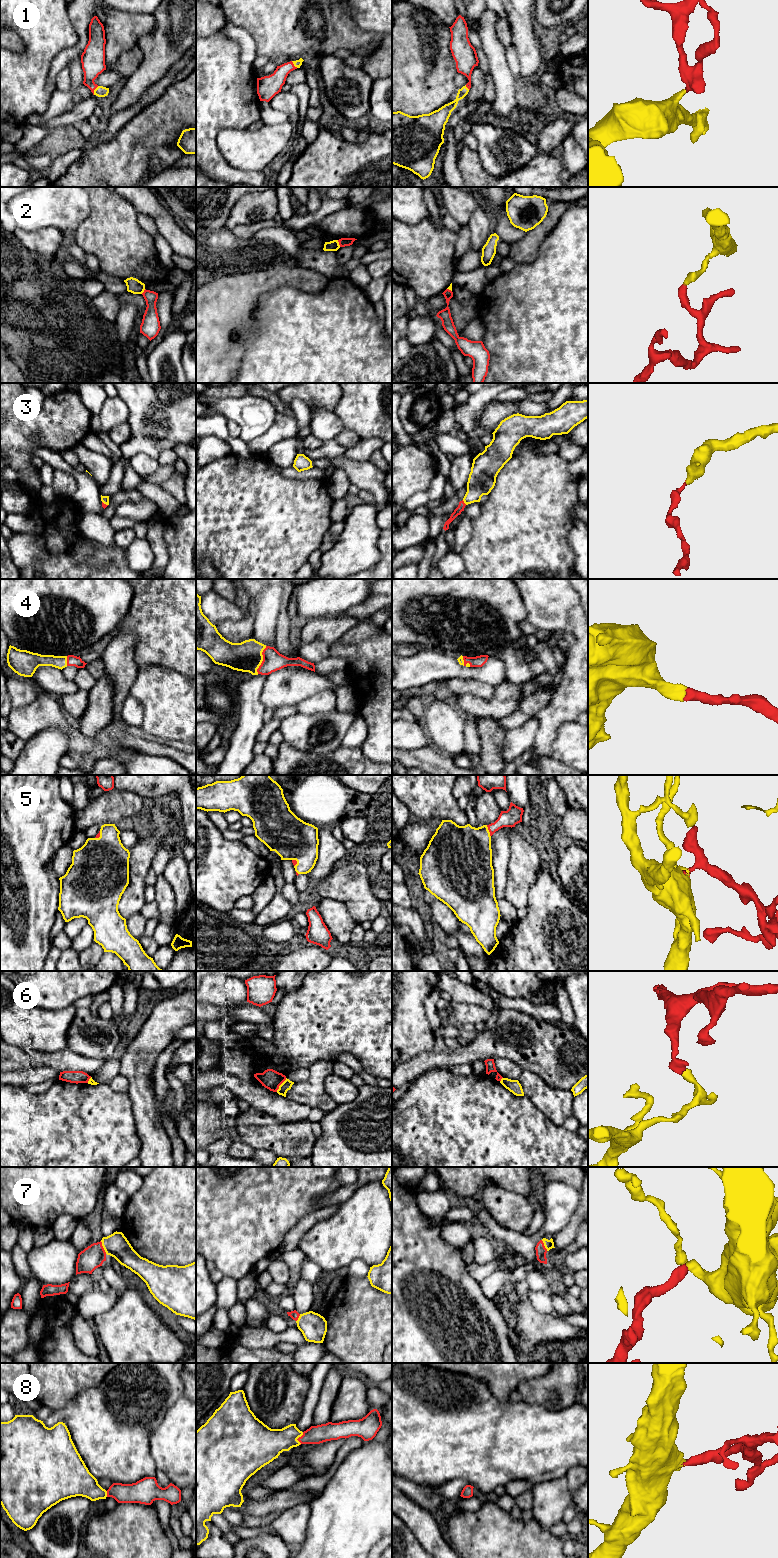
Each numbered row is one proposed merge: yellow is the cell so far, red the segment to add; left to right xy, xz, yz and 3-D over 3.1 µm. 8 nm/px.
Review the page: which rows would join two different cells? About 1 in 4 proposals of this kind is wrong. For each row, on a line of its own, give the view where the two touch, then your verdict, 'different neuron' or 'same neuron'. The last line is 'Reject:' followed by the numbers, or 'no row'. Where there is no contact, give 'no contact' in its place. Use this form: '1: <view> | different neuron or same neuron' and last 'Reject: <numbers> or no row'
1: xy | same neuron
2: xz | different neuron
3: yz | same neuron
4: xz | same neuron
5: yz | same neuron
6: xz | different neuron
7: xy | same neuron
8: xz | same neuron
Reject: 2, 6

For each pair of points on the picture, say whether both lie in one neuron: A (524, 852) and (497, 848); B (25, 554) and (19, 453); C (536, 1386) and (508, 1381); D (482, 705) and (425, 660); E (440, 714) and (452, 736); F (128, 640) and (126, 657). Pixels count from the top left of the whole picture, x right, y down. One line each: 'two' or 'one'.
A: two
B: two
C: two
D: two
E: one
F: one

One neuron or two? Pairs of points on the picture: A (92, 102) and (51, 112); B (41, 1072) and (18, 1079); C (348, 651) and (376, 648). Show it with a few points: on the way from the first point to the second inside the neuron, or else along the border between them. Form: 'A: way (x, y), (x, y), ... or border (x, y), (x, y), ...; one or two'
A: border (74, 105), (69, 110), (52, 118); two
B: way (35, 1075), (24, 1077); one
C: way (355, 651), (369, 651); one

